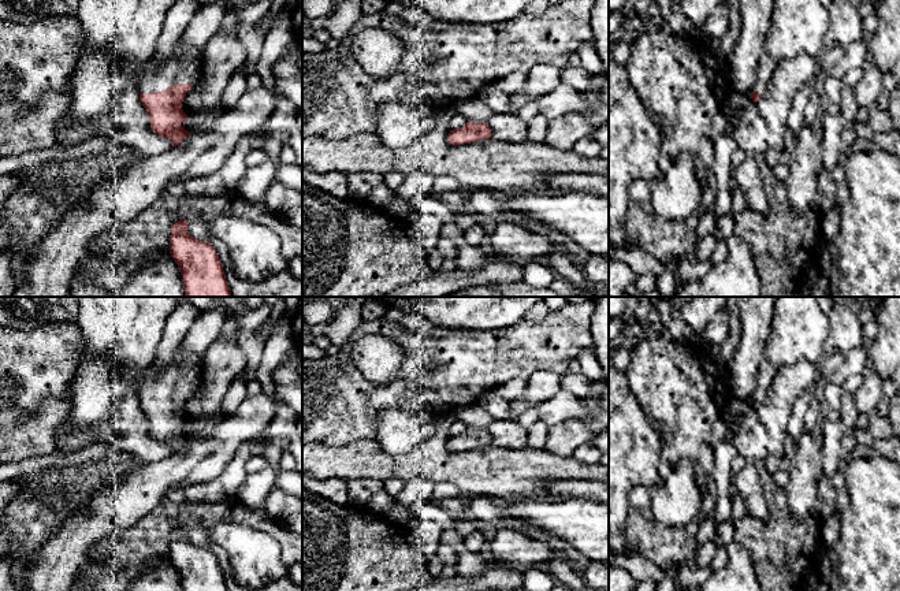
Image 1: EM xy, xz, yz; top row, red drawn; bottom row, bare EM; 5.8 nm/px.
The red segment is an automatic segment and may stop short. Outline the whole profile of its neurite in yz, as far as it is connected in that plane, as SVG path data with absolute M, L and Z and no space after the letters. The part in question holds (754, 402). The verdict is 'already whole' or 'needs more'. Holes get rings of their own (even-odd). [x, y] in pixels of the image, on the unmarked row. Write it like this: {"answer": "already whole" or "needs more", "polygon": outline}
{"answer": "needs more", "polygon": "M776 297L773 324L765 343L763 358L756 371L756 387L750 401L754 409L762 404L777 372L782 367L793 365L799 360L807 360L818 367L823 361L823 347L829 331L828 315L819 308L817 297Z"}

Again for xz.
{"answer": "already whole", "polygon": "M468 427L462 434L450 436L446 445L451 451L461 451L486 446L491 442L492 439L488 430Z"}

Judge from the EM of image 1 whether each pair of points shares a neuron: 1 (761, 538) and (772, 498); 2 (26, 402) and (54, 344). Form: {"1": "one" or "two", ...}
{"1": "one", "2": "one"}

